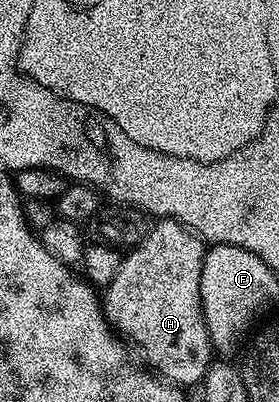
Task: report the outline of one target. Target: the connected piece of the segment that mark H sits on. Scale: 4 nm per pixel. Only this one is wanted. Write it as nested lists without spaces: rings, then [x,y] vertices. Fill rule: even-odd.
[[[163,217],[151,223],[150,233],[123,255],[120,270],[104,288],[106,321],[146,355],[145,363],[167,384],[201,385],[212,363],[200,290],[206,250],[198,233],[182,221]]]

